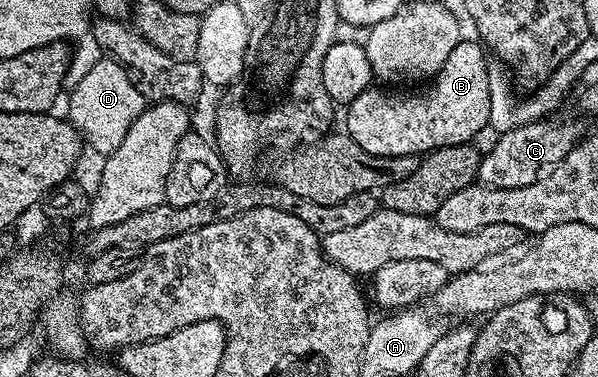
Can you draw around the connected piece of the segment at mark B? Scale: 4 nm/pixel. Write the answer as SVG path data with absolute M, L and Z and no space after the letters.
M463 39L447 55L447 63L424 86L422 93L405 93L409 91L390 91L385 87L371 87L359 95L344 110L344 132L349 134L363 151L371 151L371 155L424 155L439 147L451 147L452 145L468 145L474 140L473 136L489 124L491 115L491 91L489 90L489 67L486 50L482 42L477 39Z

